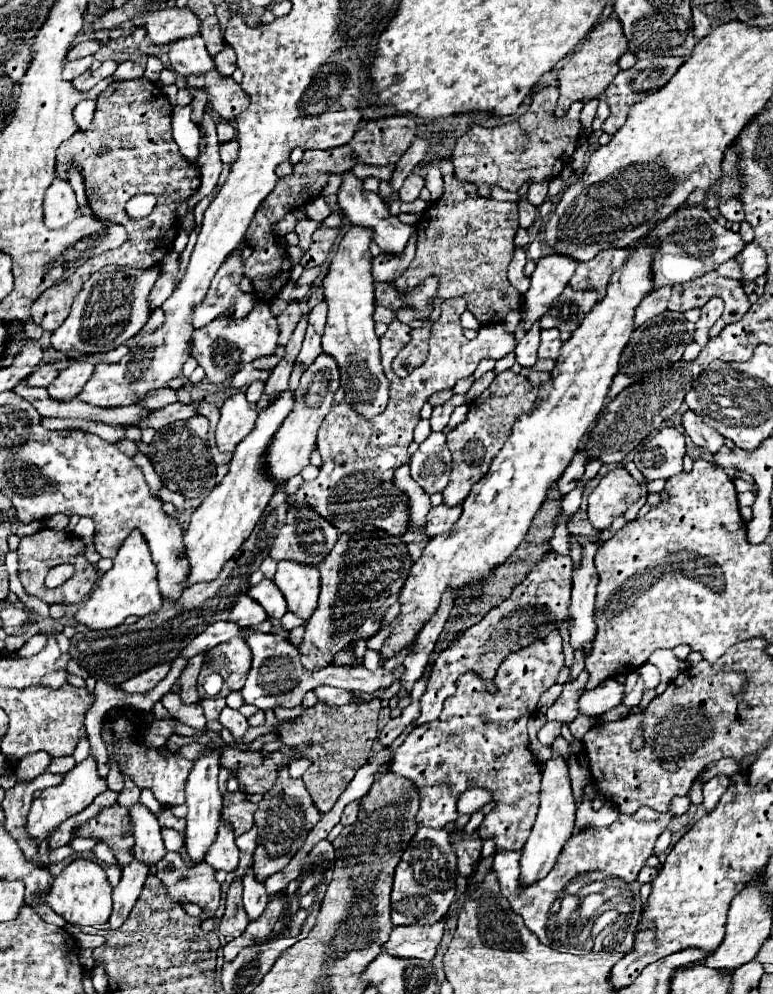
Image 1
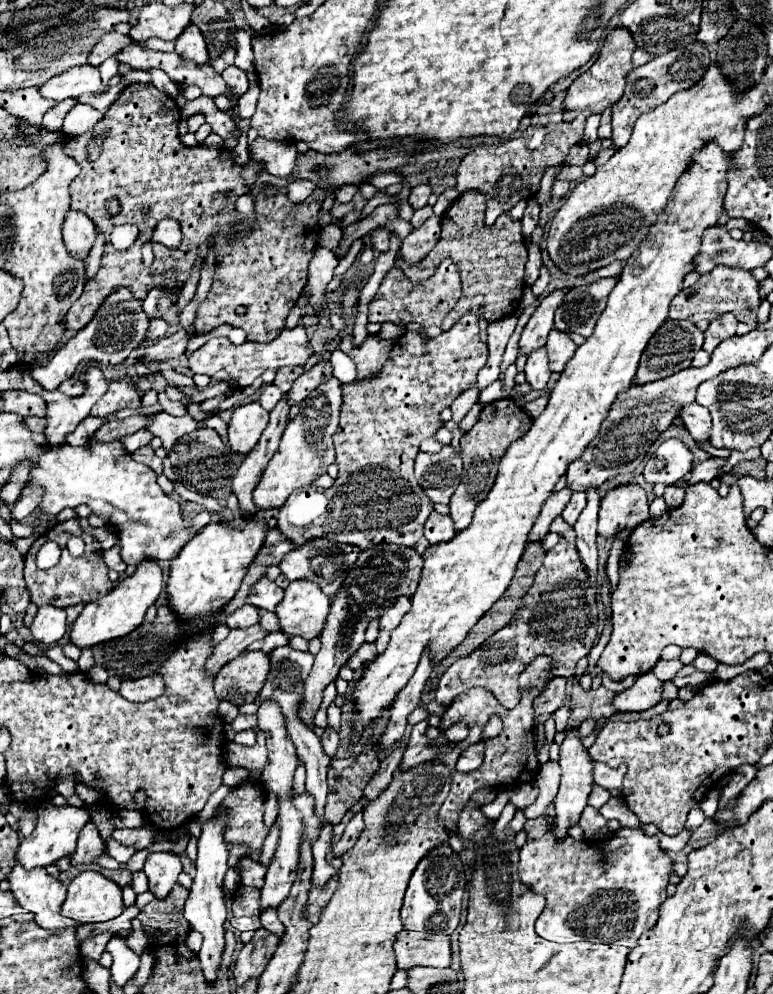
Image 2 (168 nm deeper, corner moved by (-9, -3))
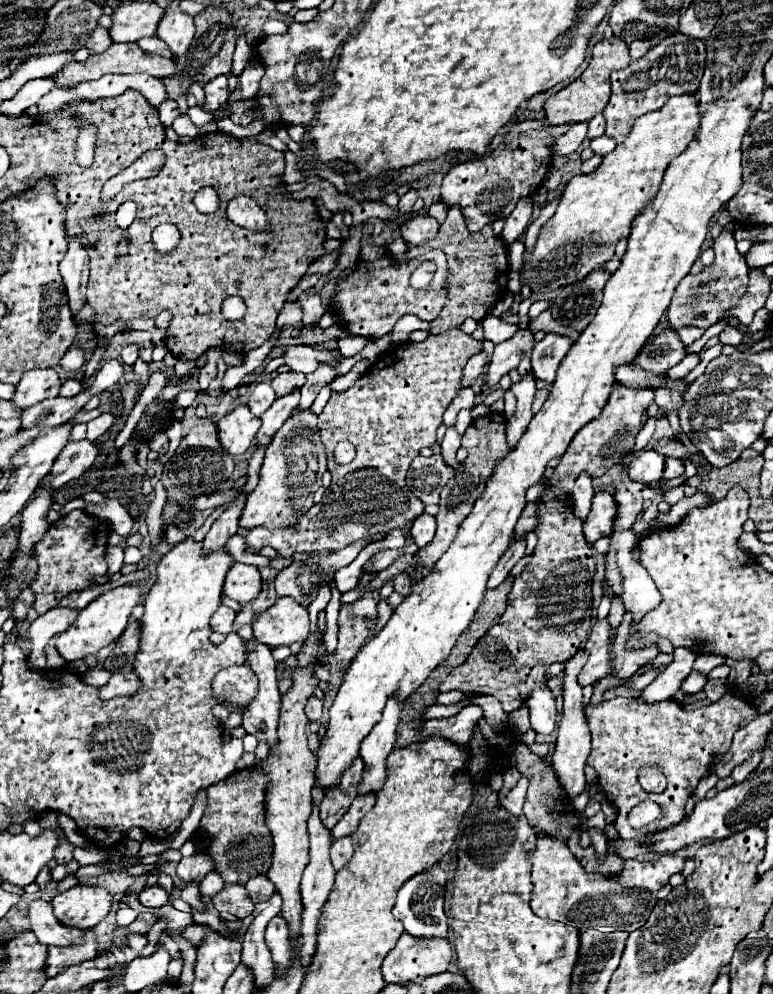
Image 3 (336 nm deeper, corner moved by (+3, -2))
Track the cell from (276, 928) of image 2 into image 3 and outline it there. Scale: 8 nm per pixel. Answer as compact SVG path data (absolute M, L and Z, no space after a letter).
M276 915L266 927L266 945L272 953L272 959L278 965L278 969L286 969L288 961L290 961L290 935L288 935L288 927L280 915Z

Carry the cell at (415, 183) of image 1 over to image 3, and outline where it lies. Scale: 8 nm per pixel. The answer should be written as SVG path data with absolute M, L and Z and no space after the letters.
M410 189L406 195L400 197L398 211L400 211L400 213L410 213L410 211L412 211L412 205L416 203L416 199L418 199L418 191L416 191L416 189Z

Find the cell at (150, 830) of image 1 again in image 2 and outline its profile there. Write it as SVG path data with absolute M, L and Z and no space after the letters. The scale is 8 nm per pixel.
M152 852L148 854L144 864L144 874L150 880L150 892L158 900L164 900L170 894L172 886L178 882L180 872L180 858L172 852Z

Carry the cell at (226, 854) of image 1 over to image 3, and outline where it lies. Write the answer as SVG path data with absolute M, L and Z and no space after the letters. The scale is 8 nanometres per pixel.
M256 875L256 877L248 879L248 883L246 883L244 887L246 887L246 891L250 893L250 897L254 899L254 903L262 901L264 897L268 897L268 895L272 895L272 893L276 891L274 883L272 883L266 875Z

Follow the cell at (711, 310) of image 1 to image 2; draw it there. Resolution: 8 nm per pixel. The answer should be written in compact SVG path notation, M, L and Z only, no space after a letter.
M724 314L724 316L716 318L710 324L710 328L704 332L704 346L702 346L702 350L706 350L708 354L712 354L714 348L720 342L736 336L736 326L738 326L738 320L732 314Z

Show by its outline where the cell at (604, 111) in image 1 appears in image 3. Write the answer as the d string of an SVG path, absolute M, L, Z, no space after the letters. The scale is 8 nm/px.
M602 113L592 117L590 123L588 123L588 139L596 139L596 137L604 135L604 125L606 123L604 123L604 115Z

